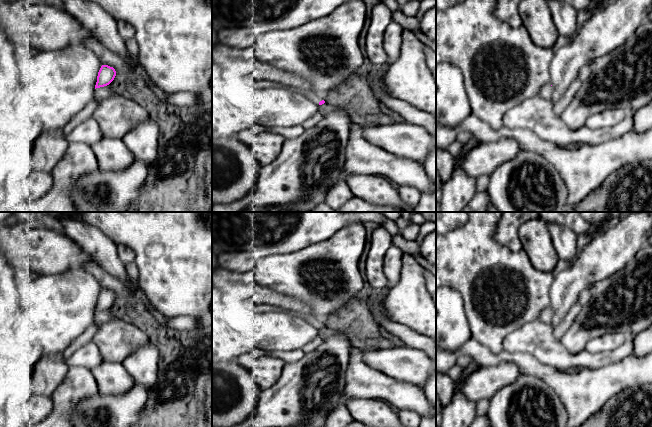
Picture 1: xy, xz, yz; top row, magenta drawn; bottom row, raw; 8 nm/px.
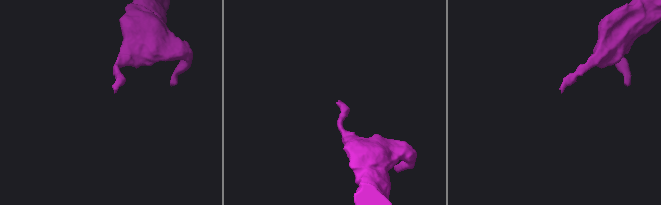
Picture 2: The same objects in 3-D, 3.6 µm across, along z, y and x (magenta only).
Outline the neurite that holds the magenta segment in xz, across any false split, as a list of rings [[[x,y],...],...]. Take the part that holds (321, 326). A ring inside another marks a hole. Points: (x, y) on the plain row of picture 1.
[[[287,310],[287,313],[298,317],[304,321],[306,321],[307,323],[311,324],[313,327],[315,327],[317,330],[322,329],[325,327],[324,322],[322,322],[318,317],[316,316],[312,316],[312,315],[304,315],[302,313],[298,313],[292,310]]]

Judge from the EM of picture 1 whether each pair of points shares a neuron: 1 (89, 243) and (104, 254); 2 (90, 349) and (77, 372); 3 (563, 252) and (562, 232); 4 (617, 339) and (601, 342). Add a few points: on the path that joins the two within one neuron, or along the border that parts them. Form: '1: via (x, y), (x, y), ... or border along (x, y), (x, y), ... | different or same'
1: via (93, 243), (100, 250) | same
2: border along (68, 366), (83, 366), (90, 369) | different
3: via (563, 247), (562, 237) | same
4: via (613, 340), (605, 342) | same

